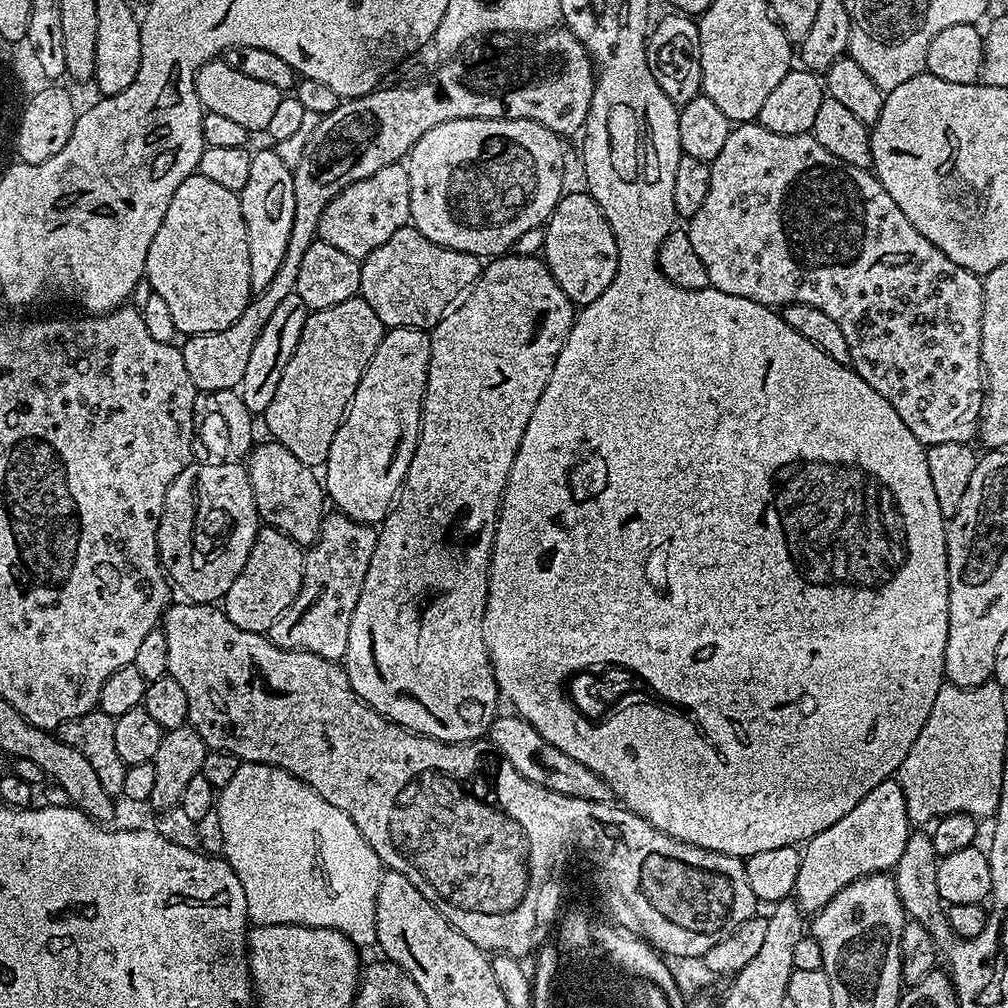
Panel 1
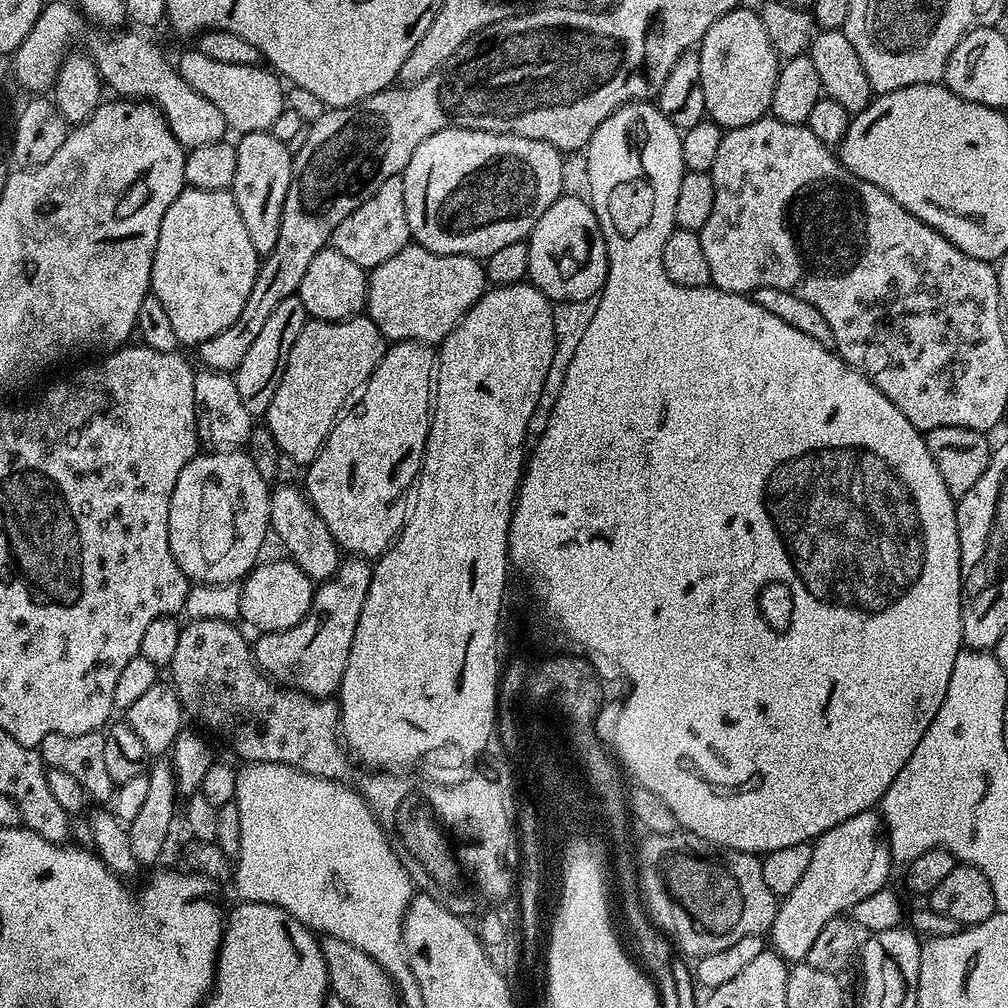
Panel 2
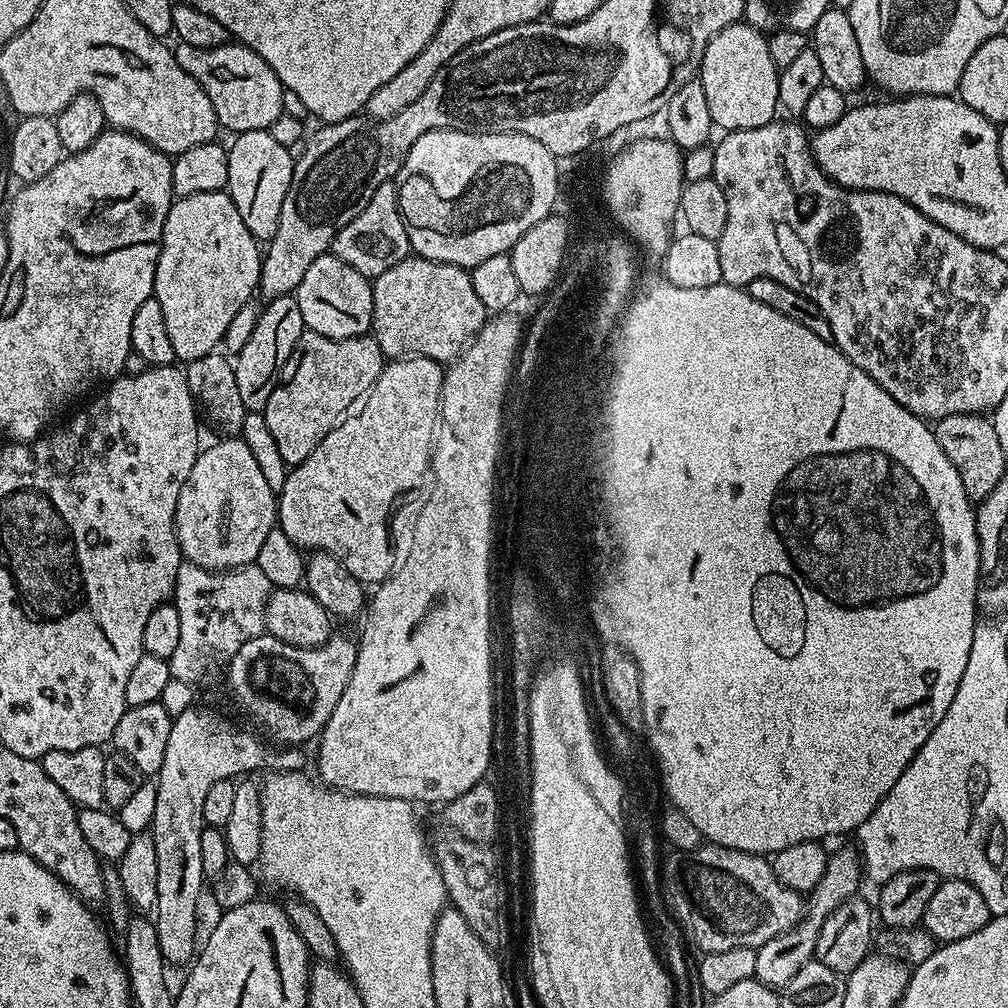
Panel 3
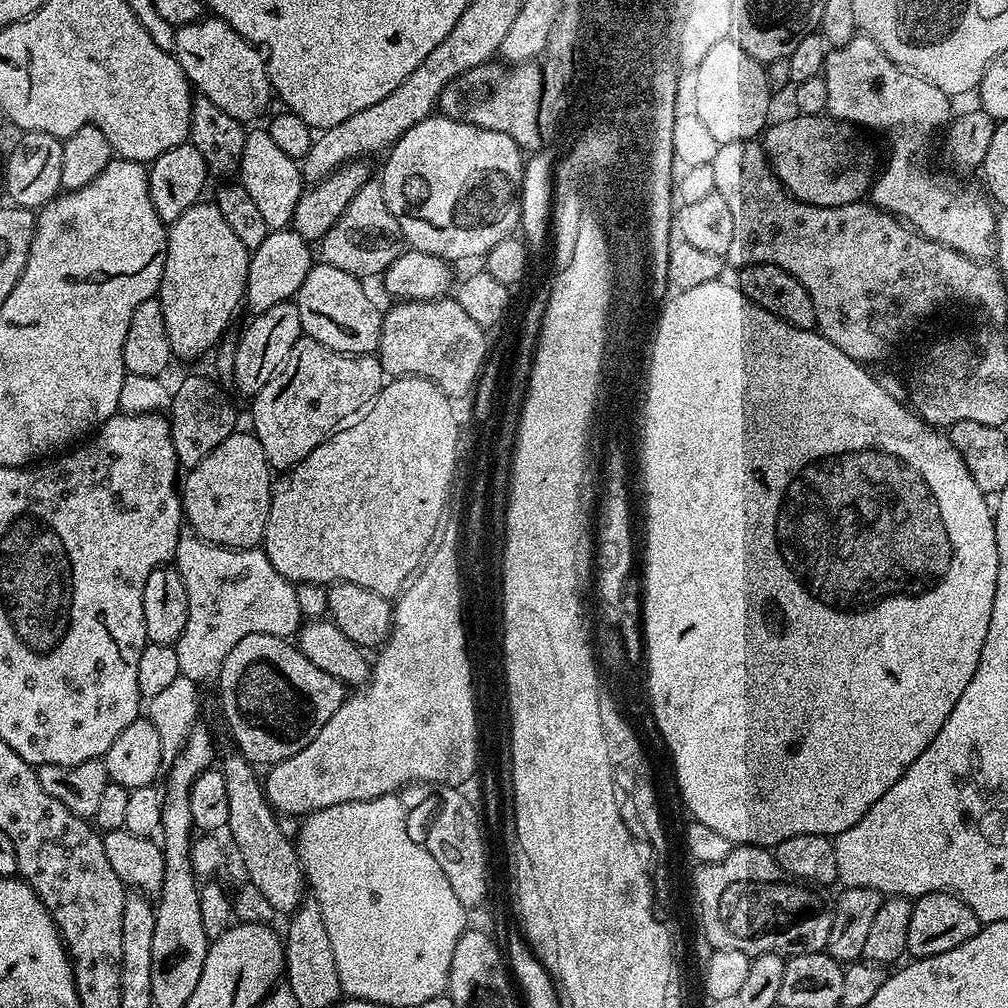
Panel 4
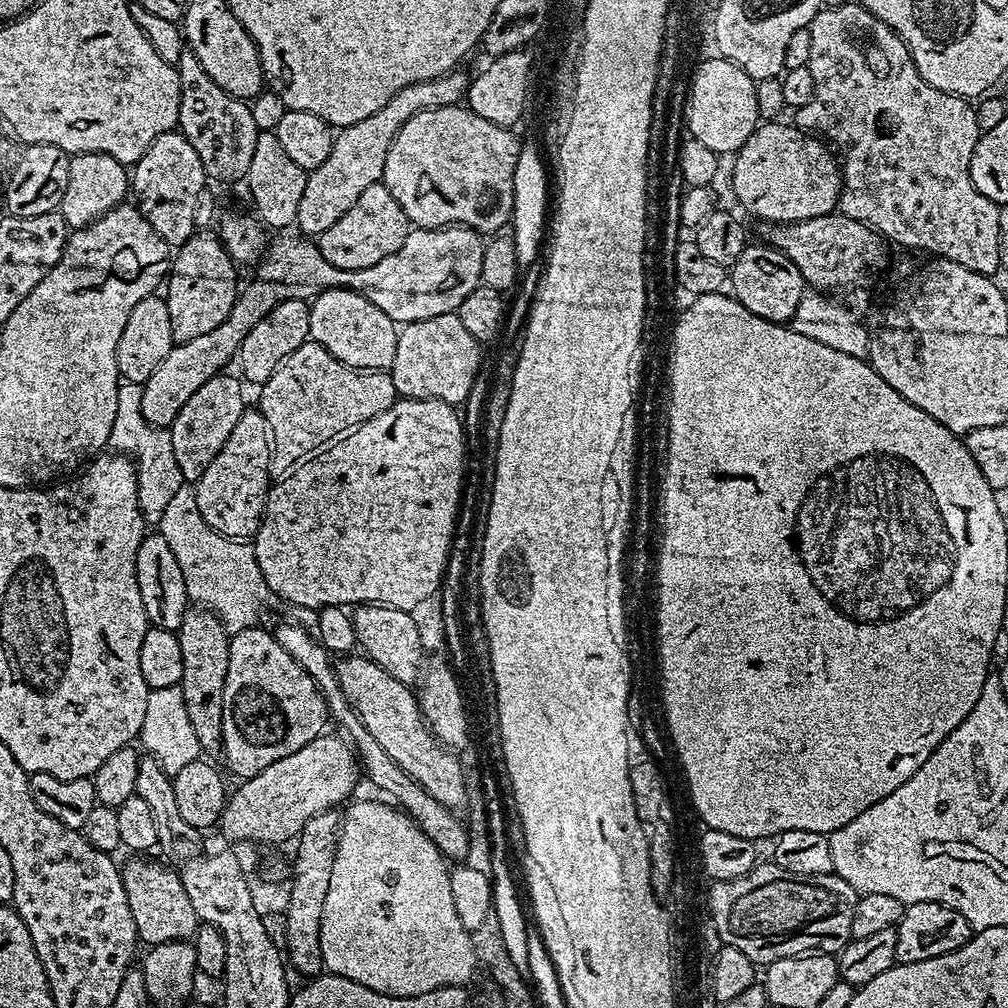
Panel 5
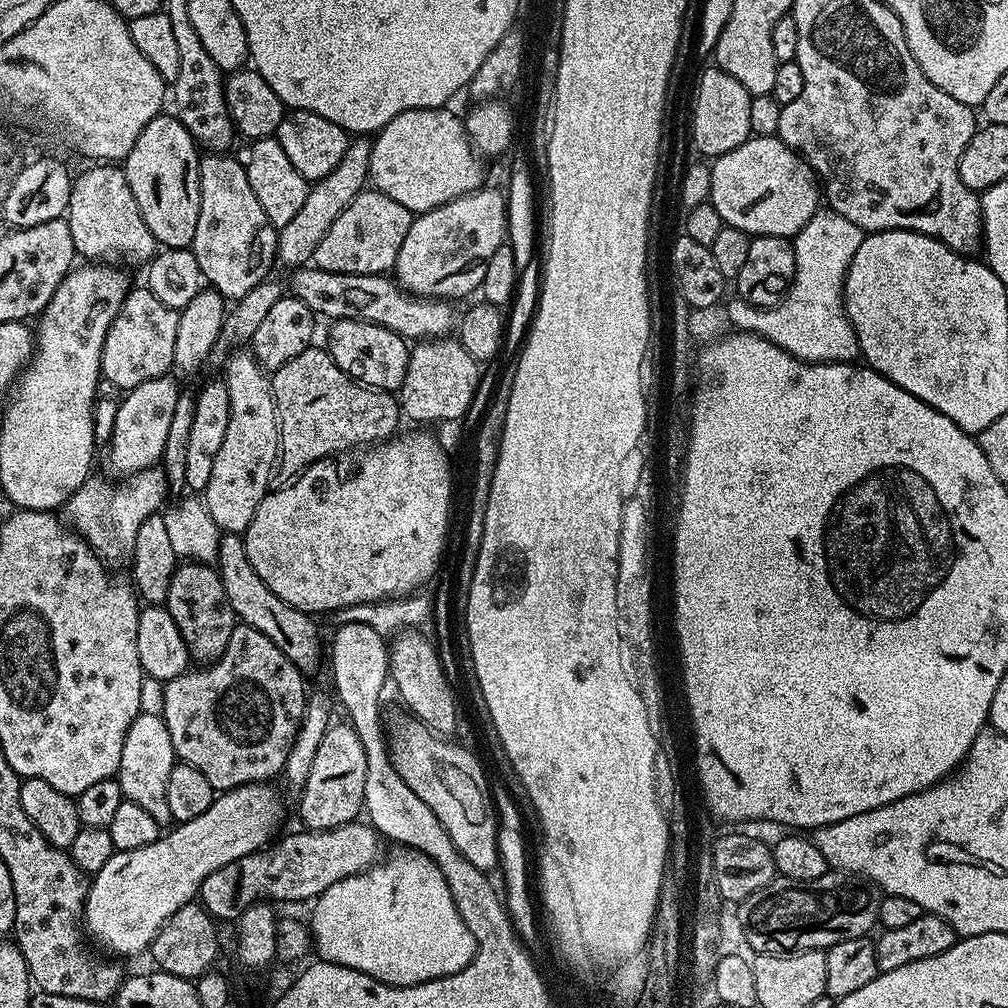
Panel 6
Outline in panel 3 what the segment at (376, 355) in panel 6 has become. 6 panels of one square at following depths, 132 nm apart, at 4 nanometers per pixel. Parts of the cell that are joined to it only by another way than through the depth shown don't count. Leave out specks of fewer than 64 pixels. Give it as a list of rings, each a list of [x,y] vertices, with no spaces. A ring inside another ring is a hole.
[[[325,254],[314,258],[314,262],[310,262],[310,270],[306,270],[302,282],[298,282],[294,295],[307,331],[335,340],[369,335],[372,326],[372,285],[369,277],[358,274],[354,266],[346,266],[346,262],[338,257]]]

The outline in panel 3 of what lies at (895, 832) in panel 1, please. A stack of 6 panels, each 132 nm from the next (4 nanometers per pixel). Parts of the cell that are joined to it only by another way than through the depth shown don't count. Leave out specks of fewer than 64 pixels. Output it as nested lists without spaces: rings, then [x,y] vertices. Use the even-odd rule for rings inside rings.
[[[855,847],[840,848],[833,851],[828,858],[826,874],[822,874],[822,882],[814,886],[812,892],[806,896],[806,911],[800,921],[792,927],[789,932],[779,932],[770,942],[766,942],[761,948],[756,949],[756,974],[755,979],[761,980],[773,990],[779,990],[806,966],[806,962],[816,955],[816,943],[818,934],[826,922],[826,918],[842,902],[851,900],[853,896],[861,891],[862,861],[859,851]]]

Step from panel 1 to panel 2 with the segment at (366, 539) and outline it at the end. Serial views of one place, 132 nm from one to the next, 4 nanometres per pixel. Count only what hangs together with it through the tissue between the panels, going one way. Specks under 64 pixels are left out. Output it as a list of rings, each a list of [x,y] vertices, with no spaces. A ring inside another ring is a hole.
[[[344,558],[340,561],[340,569],[332,577],[323,581],[312,593],[312,605],[304,620],[284,632],[265,632],[254,640],[254,659],[257,668],[277,685],[288,690],[305,692],[307,696],[328,698],[339,689],[346,662],[350,658],[350,646],[354,642],[354,630],[358,626],[358,618],[362,614],[362,602],[366,602],[366,594],[370,590],[373,565],[364,558]]]

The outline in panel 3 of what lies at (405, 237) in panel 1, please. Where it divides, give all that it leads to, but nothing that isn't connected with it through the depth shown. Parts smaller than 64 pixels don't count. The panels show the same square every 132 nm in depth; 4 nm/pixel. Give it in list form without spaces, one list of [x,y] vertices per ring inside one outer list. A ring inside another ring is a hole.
[[[409,255],[407,260],[390,266],[386,274],[375,277],[372,285],[372,326],[378,346],[385,357],[403,358],[425,356],[431,360],[451,362],[464,351],[472,337],[480,331],[486,319],[486,309],[474,291],[472,273],[469,269],[437,260],[426,260],[422,256]]]

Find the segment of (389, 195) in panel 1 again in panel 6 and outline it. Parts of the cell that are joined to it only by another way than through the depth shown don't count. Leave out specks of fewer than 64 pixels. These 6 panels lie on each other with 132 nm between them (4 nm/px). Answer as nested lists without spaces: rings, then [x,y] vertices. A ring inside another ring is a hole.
[[[375,190],[359,192],[354,202],[350,202],[350,206],[346,206],[346,210],[334,218],[334,226],[326,230],[326,238],[318,242],[315,267],[350,275],[391,273],[396,266],[398,250],[402,250],[406,230],[410,230],[413,219],[414,214],[406,210],[402,202],[394,202],[394,198]]]

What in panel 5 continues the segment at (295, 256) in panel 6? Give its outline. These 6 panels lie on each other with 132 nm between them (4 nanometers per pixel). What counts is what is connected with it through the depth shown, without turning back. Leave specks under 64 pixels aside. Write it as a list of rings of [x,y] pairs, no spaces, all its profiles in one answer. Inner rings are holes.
[[[453,70],[436,80],[427,80],[406,86],[382,106],[382,110],[374,110],[370,118],[362,118],[362,122],[354,122],[350,126],[339,129],[333,135],[330,154],[314,171],[308,173],[306,178],[306,190],[302,190],[302,202],[298,202],[298,214],[295,227],[305,237],[319,238],[366,190],[366,186],[374,186],[384,179],[384,167],[386,166],[386,154],[390,142],[402,130],[406,122],[419,112],[426,110],[438,110],[442,106],[460,104],[465,99],[470,83],[469,73]]]

